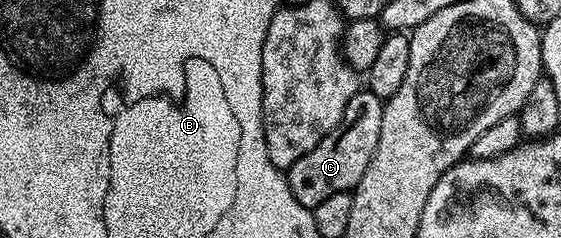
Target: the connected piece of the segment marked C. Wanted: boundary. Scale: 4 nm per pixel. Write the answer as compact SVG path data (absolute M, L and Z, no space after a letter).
M370 91L355 93L345 107L341 123L337 123L337 127L333 127L333 131L329 131L325 139L313 147L313 151L301 155L301 159L297 159L297 163L286 170L285 176L297 203L312 210L317 207L317 203L329 199L329 195L354 190L377 151L377 139L381 139L383 106L381 98Z

